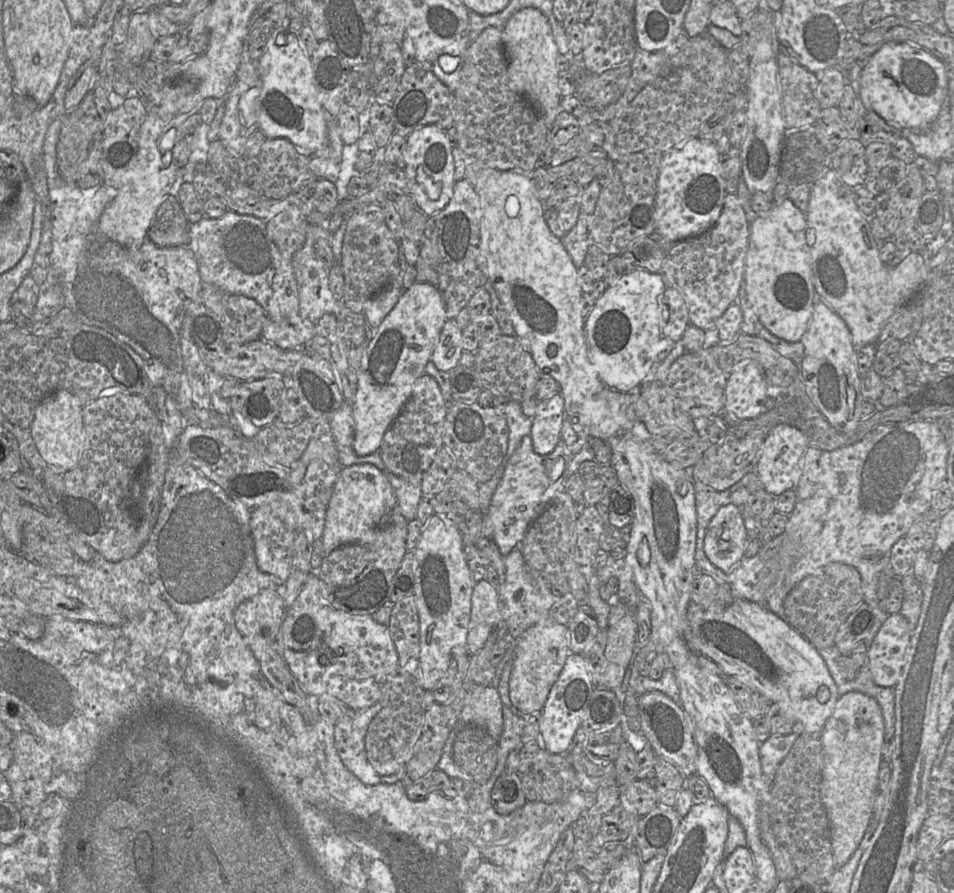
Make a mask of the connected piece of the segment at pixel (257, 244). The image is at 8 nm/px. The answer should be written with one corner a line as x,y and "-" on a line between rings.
230,210
218,219
204,217
192,224
191,250
203,283
213,284
228,294
256,300
272,320
283,321
299,315
293,261
290,255
282,254
273,244
263,220

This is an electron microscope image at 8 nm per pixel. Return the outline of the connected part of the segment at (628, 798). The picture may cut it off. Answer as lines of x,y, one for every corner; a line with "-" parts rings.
637,779
620,787
620,805
627,812
643,817
658,806
656,791
646,779

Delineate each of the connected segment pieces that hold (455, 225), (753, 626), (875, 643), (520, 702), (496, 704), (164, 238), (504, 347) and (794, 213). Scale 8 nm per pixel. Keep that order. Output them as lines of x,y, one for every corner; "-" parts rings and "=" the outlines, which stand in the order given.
462,179
455,181
452,197
447,206
428,217
424,243
415,265
416,282
435,286
443,298
448,319
455,319
465,308
473,294
486,287
487,276
480,255
481,206
478,192
=
735,599
721,611
705,611
692,617
689,626
698,639
699,653
715,663
724,676
736,678
770,703
777,704
801,732
821,733
840,695
818,649
785,619
757,603
=
900,613
890,614
881,625
868,650
869,670
878,685
897,685
911,636
912,629
=
548,620
527,629
515,642
515,655
509,681
512,704
526,715
540,713
570,653
567,626
=
477,688
464,705
459,721
462,725
482,727
498,740
503,731
503,706
497,688
=
167,196
159,206
148,229
148,238
158,247
186,246
190,224
178,198
=
501,334
495,341
479,344
474,365
482,388
489,390
493,396
504,396
518,403
535,398
536,384
541,374
516,335
=
785,198
780,204
773,205
768,217
757,217
750,224
749,245
743,265
745,295
757,319
774,336
788,342
800,341
808,329
814,305
818,300
811,269
806,213

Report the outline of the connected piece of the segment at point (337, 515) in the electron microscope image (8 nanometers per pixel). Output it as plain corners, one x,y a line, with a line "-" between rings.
356,464
342,468
328,503
322,545
326,556
350,544
366,544
375,538
383,519
396,508
394,491
380,469
372,464

